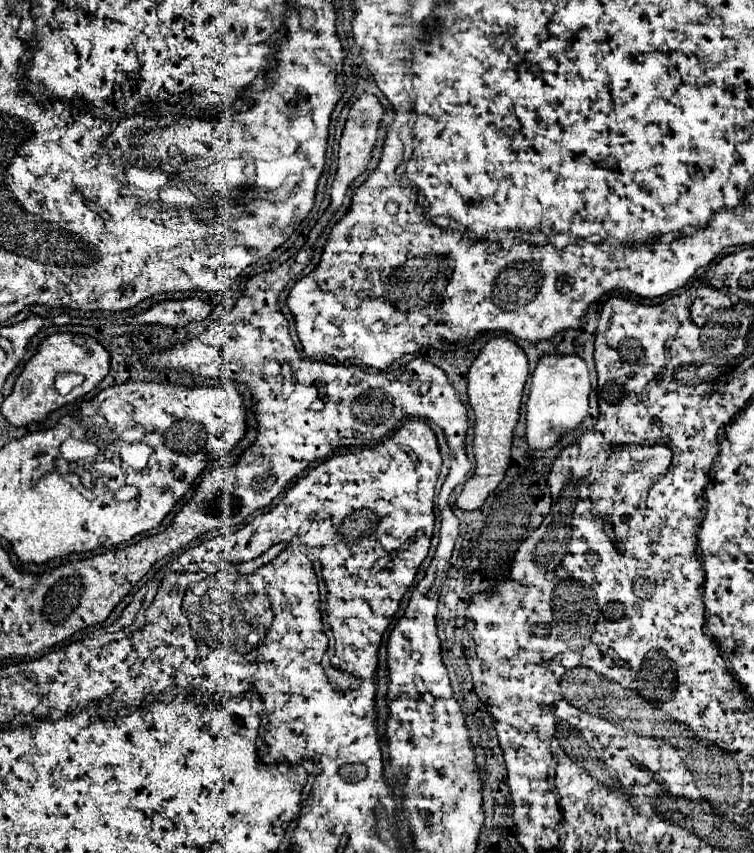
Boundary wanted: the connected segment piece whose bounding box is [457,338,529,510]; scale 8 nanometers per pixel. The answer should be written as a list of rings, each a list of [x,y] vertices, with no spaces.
[[[493,338],[489,340],[467,374],[467,394],[469,406],[475,414],[475,438],[473,438],[473,454],[475,454],[475,472],[465,482],[463,492],[457,498],[457,506],[461,510],[477,510],[483,506],[489,492],[497,488],[503,480],[505,470],[511,462],[511,442],[513,428],[519,420],[523,386],[529,376],[529,362],[521,346],[517,346],[509,338]]]

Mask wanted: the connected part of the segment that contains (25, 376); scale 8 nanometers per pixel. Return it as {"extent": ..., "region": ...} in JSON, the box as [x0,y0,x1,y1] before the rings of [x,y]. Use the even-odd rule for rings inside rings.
{"extent":[1,332,109,426],"region":[[[71,332],[51,334],[41,342],[35,356],[25,364],[21,376],[17,378],[17,382],[13,386],[13,392],[1,404],[1,414],[13,426],[43,422],[53,410],[91,392],[107,374],[109,374],[109,352],[95,338],[79,336],[79,334],[71,334]],[[59,374],[81,374],[85,378],[85,382],[79,388],[75,388],[73,392],[69,392],[67,396],[61,396],[59,390],[55,388],[55,378]]]}

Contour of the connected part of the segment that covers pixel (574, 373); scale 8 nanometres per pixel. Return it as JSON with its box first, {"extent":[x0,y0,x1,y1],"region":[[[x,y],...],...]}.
{"extent":[525,354,591,454],"region":[[[575,354],[543,356],[533,372],[531,392],[527,400],[527,426],[525,426],[527,450],[531,454],[545,452],[553,448],[561,440],[561,436],[577,430],[581,422],[587,418],[589,392],[591,392],[591,384],[589,384],[587,364],[579,356]]]}

